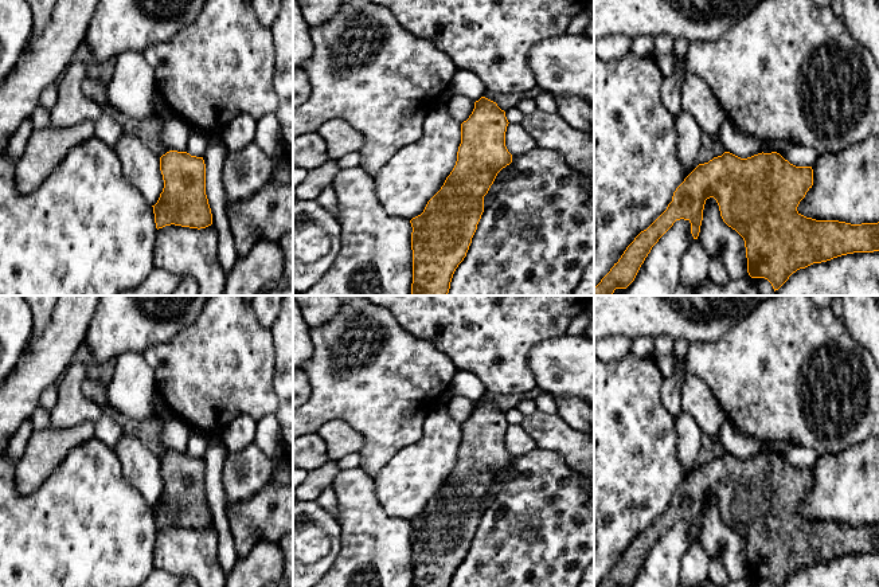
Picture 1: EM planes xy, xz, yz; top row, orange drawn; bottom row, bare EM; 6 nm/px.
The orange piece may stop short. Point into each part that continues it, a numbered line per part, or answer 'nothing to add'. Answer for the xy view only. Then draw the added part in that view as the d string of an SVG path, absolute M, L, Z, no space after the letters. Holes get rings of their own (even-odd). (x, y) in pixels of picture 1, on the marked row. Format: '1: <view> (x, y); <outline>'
nothing to add

